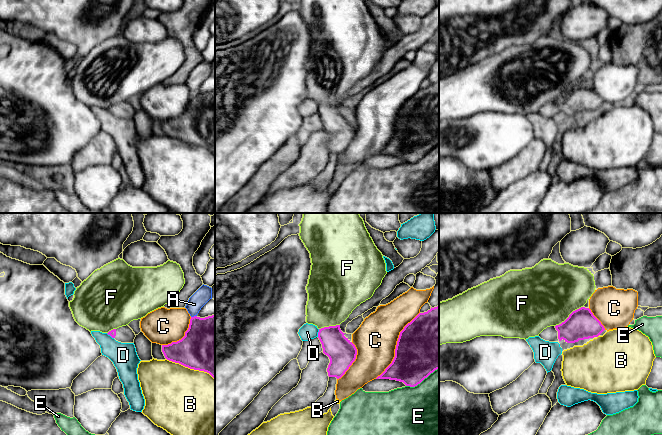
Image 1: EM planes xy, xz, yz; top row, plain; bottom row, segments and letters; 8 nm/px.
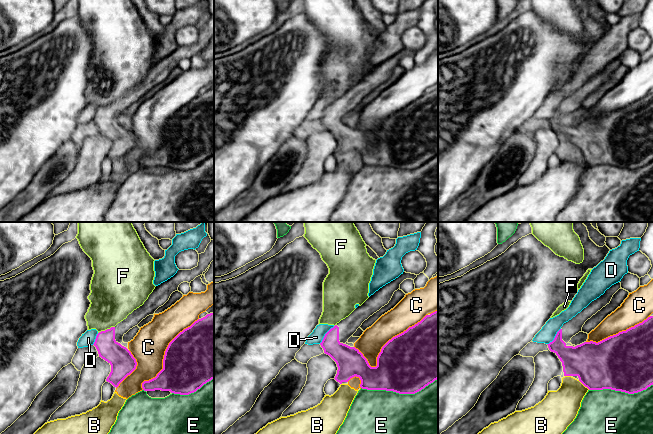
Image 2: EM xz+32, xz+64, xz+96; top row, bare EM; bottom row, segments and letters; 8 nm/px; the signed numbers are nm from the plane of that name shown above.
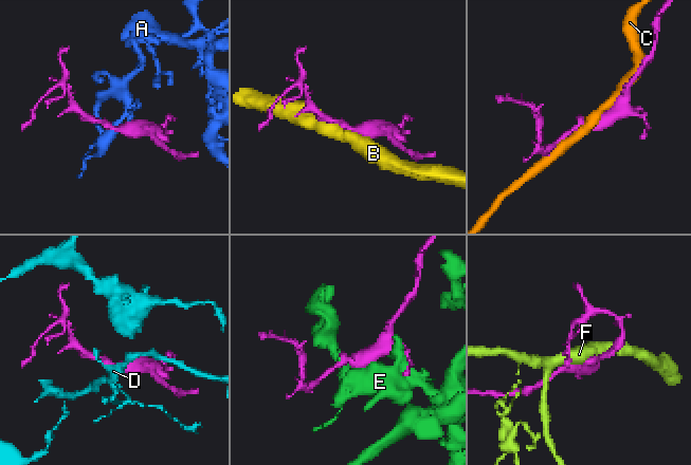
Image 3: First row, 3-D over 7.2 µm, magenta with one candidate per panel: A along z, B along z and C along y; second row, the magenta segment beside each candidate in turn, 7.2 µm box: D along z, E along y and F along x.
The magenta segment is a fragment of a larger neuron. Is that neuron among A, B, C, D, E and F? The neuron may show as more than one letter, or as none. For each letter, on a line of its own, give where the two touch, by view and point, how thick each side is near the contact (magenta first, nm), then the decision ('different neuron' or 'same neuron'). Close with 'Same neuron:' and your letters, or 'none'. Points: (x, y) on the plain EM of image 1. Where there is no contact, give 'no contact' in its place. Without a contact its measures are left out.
A: xy (194, 92) | 420/120 nm | different neuron
B: xy (190, 144) | 440/500 nm | different neuron
C: xz (396, 122) | 440/340 nm | different neuron
D: xz (318, 109) | 220/130 nm | different neuron
E: xz (422, 156) | 400/480 nm | different neuron
F: yz (569, 92) | 240/480 nm | different neuron
Same neuron: none

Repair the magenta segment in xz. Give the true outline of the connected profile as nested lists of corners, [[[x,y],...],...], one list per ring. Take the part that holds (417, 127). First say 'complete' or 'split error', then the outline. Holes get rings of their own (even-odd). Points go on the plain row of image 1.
complete | [[[439,82],[419,89],[400,108],[392,139],[376,155],[390,155],[415,163],[439,145]]]

